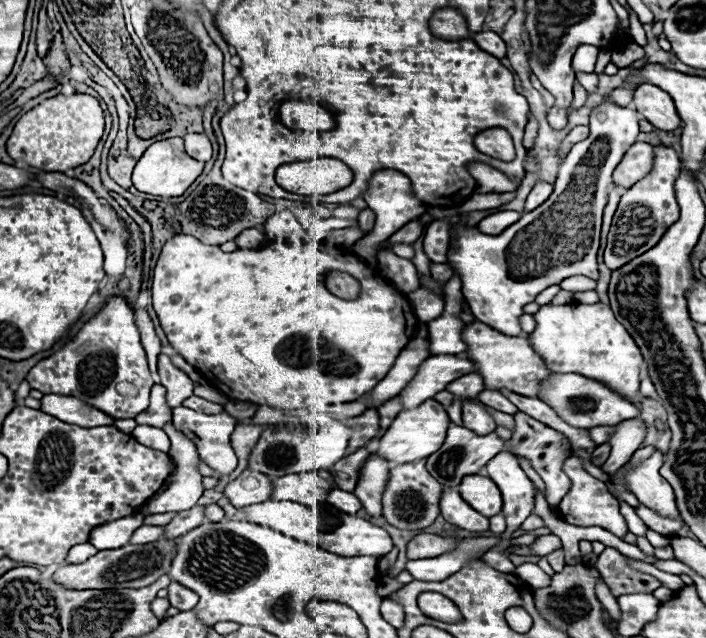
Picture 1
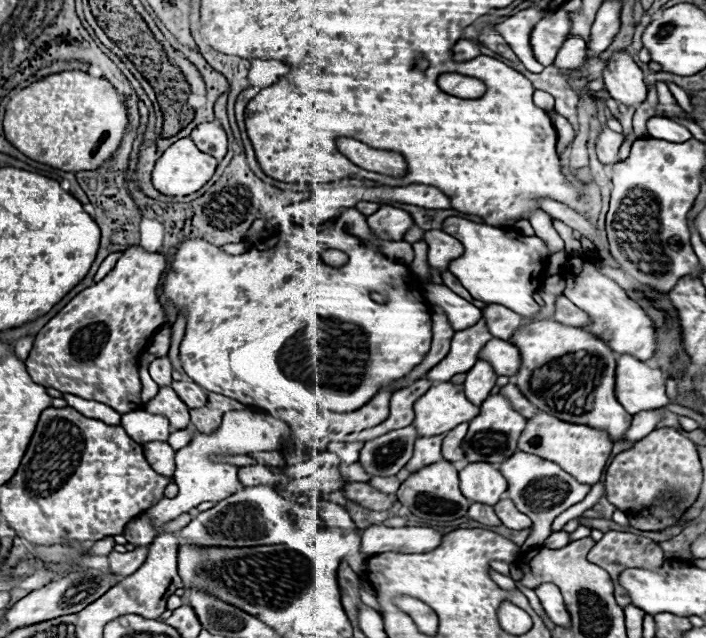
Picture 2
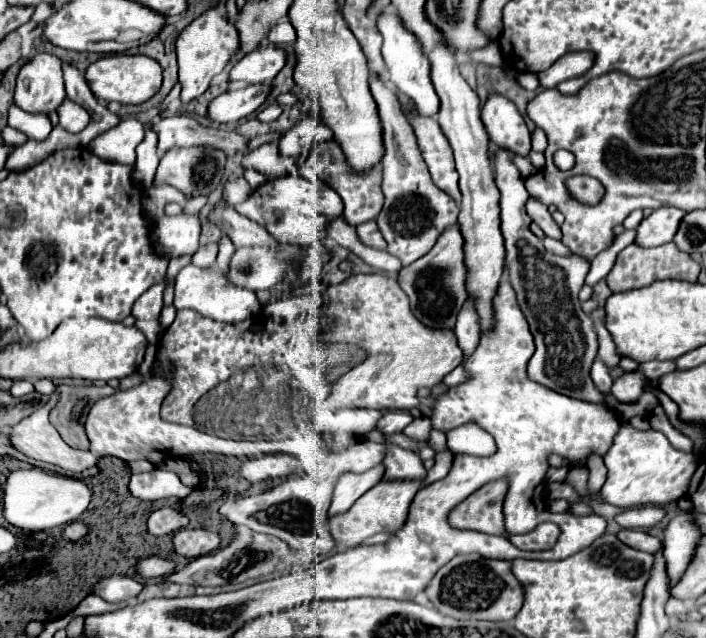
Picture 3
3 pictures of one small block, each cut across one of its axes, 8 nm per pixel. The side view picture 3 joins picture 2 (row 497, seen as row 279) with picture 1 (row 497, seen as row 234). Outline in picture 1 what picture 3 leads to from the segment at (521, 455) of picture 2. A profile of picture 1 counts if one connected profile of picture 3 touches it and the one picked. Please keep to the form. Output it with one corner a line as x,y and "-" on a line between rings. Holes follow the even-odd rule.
506,450
496,454
496,458
488,462
486,474
498,484
502,492
504,498
502,514
506,516
508,522
508,530
502,534
502,538
510,540
512,532
518,530
520,522
524,522
534,510
536,488
532,480
526,476
526,472
520,468
518,458
508,454

